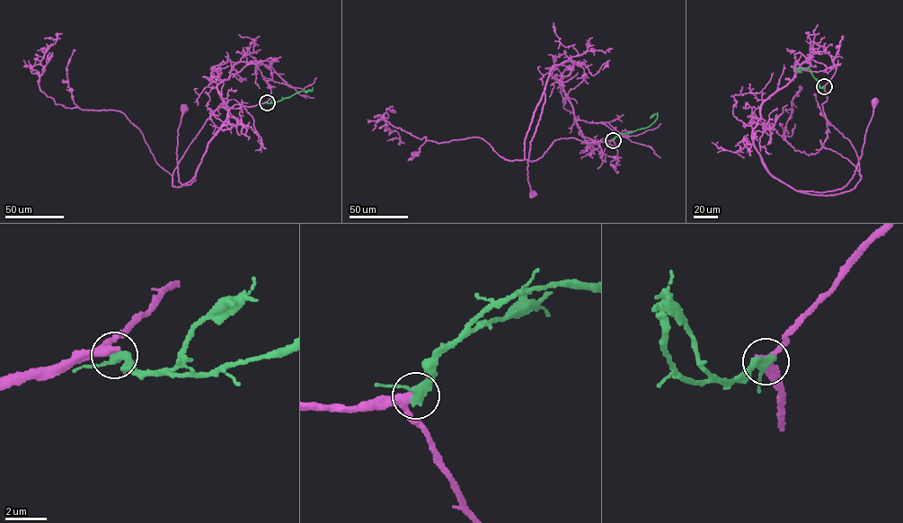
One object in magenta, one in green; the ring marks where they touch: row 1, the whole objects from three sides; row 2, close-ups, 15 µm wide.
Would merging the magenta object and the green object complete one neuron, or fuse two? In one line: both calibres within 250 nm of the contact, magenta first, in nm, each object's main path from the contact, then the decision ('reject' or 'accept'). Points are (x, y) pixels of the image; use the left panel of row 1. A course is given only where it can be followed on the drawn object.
360 nm thick on the magenta side, 360 nm on the other; magenta runs (267, 101), (214, 111), (173, 172), (177, 187), (195, 179), (187, 185), (179, 179), (184, 107); green runs (267, 102), (277, 101), (300, 92), (312, 90), (305, 93); reject

